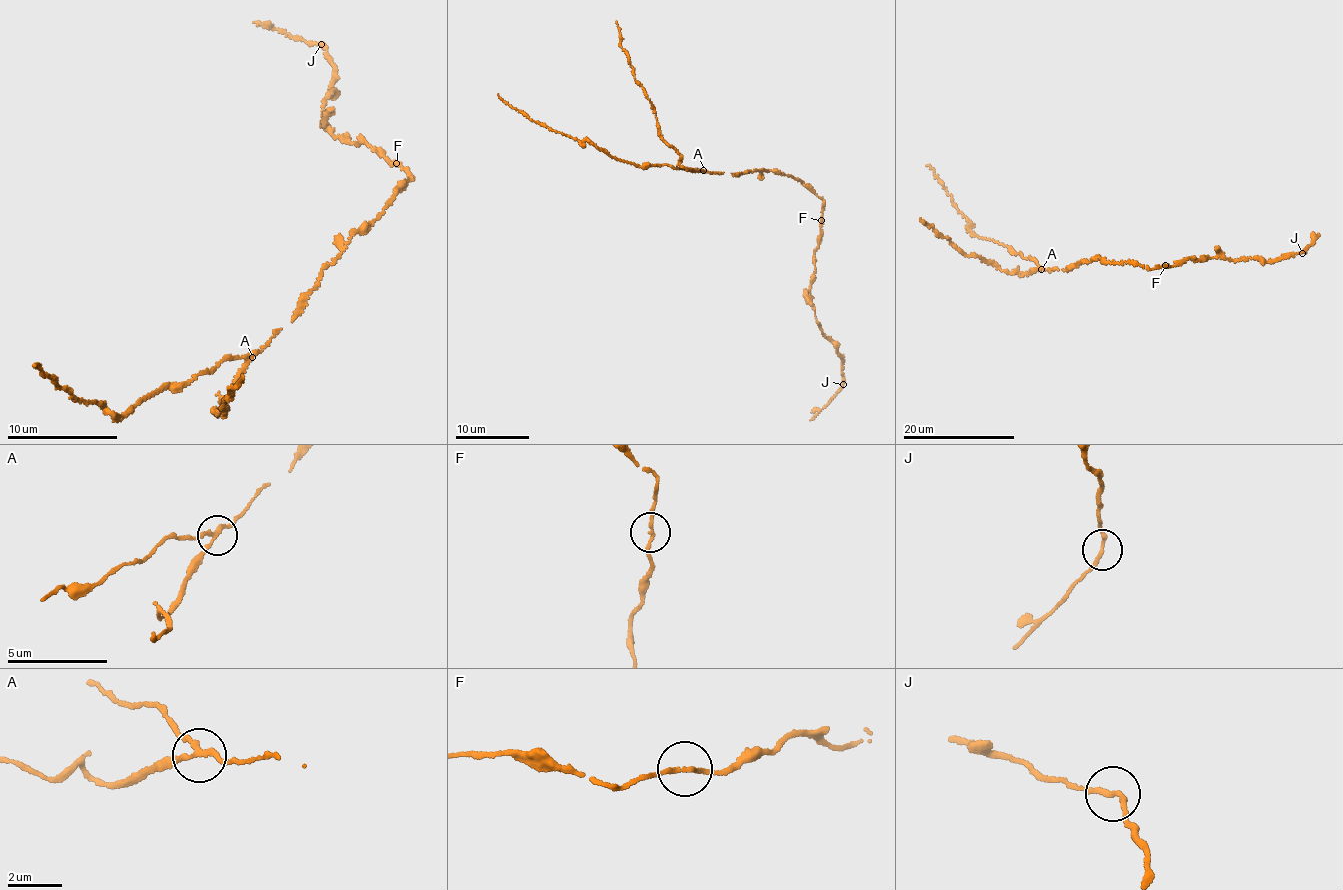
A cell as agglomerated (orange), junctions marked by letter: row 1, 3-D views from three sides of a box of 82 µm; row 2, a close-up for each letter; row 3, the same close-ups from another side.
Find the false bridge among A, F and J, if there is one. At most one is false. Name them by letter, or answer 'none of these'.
A

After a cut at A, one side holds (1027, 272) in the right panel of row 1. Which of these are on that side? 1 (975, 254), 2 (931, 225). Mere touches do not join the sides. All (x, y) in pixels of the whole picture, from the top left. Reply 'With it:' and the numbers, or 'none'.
With it: 1, 2

